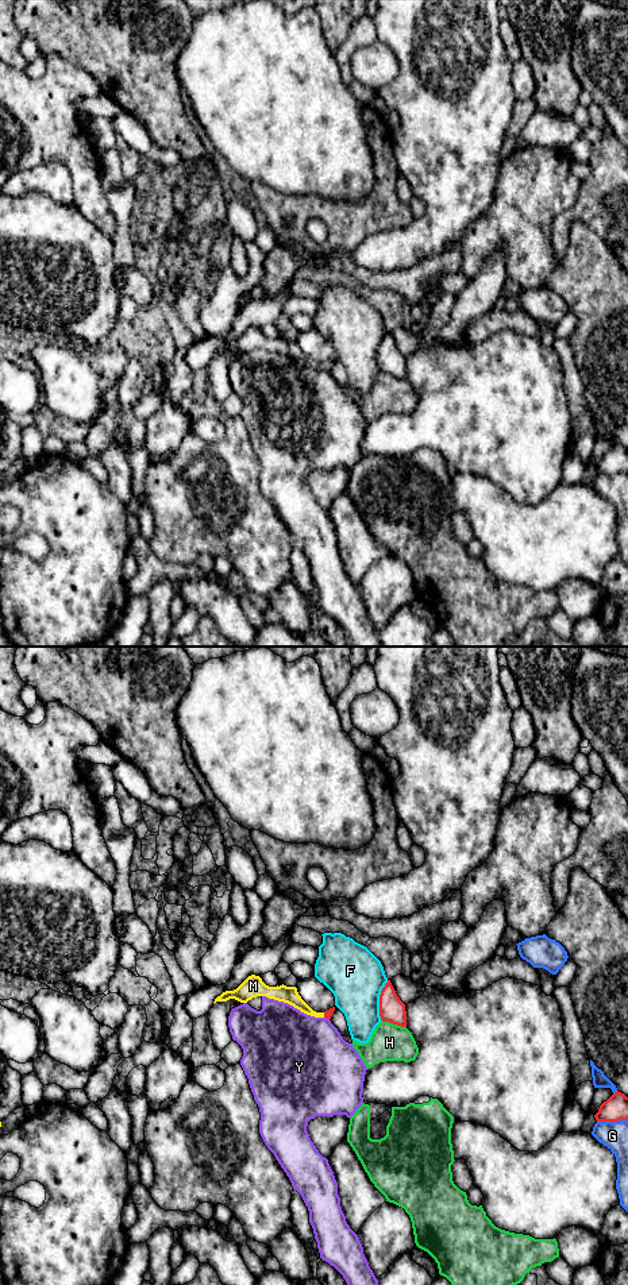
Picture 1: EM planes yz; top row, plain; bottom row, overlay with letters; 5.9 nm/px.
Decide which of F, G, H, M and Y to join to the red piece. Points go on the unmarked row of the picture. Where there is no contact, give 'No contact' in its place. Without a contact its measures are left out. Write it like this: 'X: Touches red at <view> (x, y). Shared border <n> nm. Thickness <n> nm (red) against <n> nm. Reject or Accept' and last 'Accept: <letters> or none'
F: Touches red at yz (380, 352). Shared border 260 nm. Thickness 150 nm (red) against 340 nm. Reject
G: Touches red at yz (612, 474). Shared border 180 nm. Thickness 150 nm (red) against 160 nm. Reject
H: Touches red at yz (395, 375). Shared border 150 nm. Thickness 150 nm (red) against 220 nm. Reject
M: Touches red at yz (324, 367). Shared border 30 nm. Thickness 50 nm (red) against 100 nm. Accept
Y: Touches red at yz (327, 370). Shared border 40 nm. Thickness 50 nm (red) against 460 nm. Reject
Accept: M

